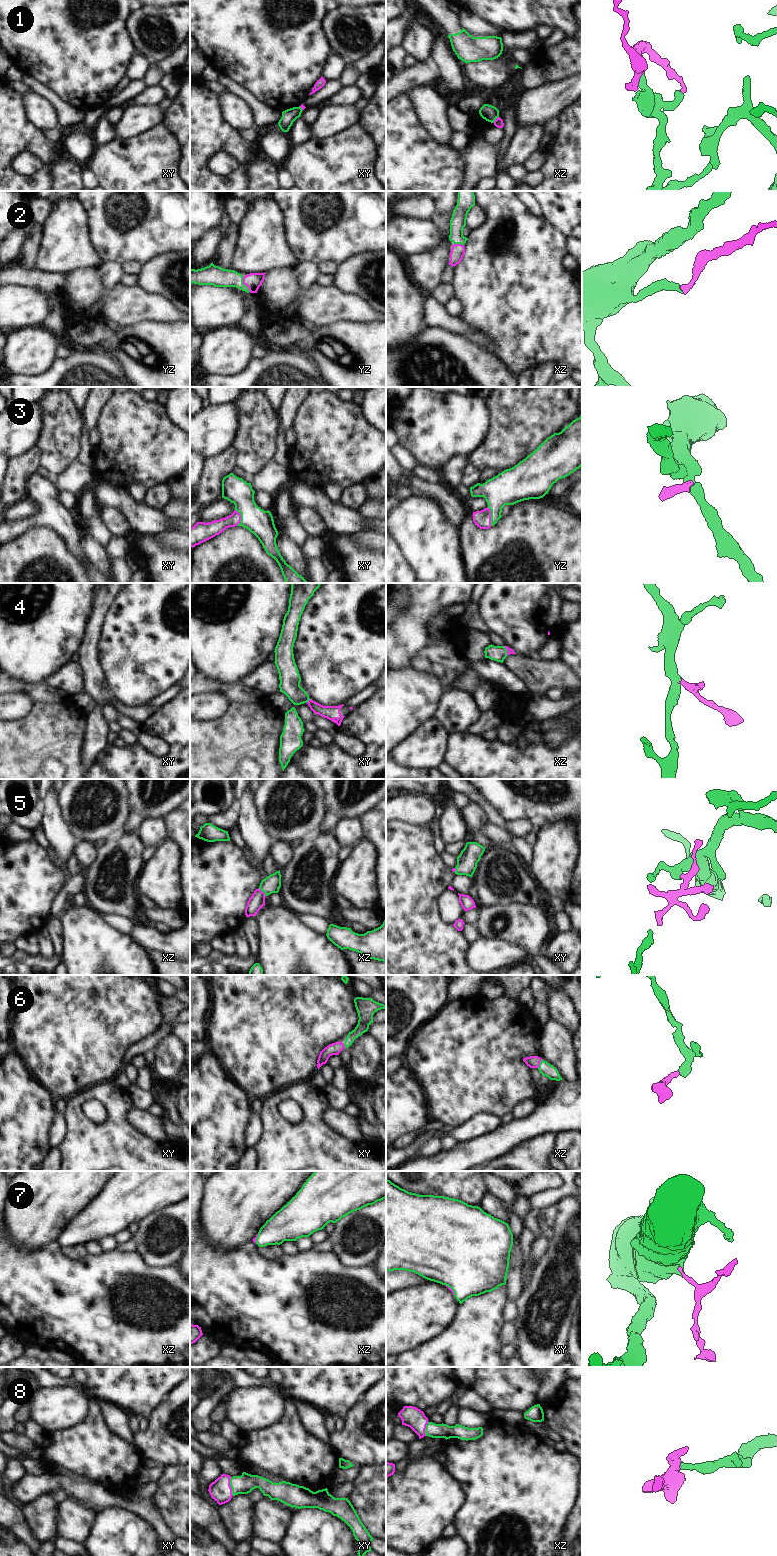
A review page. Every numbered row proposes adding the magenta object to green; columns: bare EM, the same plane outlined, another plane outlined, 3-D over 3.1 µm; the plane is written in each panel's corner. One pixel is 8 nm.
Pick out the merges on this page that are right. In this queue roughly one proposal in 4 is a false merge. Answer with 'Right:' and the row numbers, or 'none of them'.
Right: 2, 3, 4, 5, 6, 7, 8.

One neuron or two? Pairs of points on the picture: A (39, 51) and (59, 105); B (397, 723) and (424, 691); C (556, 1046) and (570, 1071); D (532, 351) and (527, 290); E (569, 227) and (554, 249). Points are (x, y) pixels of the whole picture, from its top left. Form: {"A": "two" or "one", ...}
{"A": "two", "B": "one", "C": "one", "D": "one", "E": "two"}

